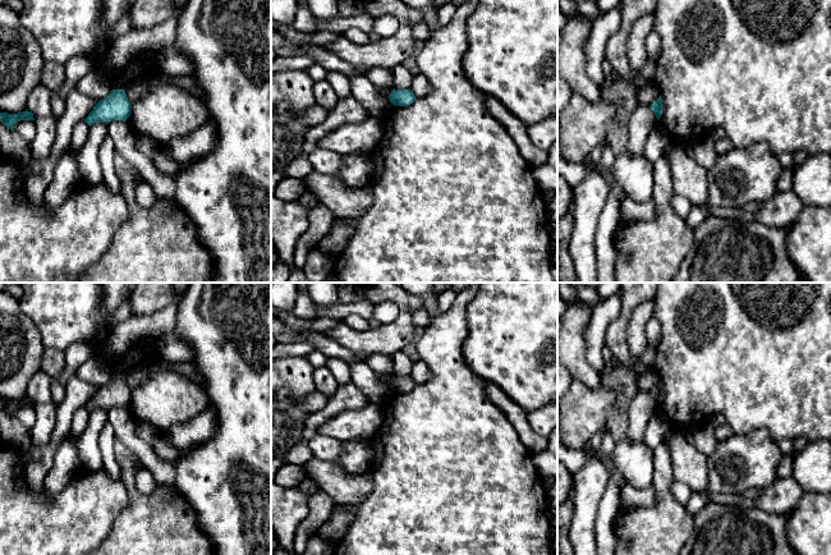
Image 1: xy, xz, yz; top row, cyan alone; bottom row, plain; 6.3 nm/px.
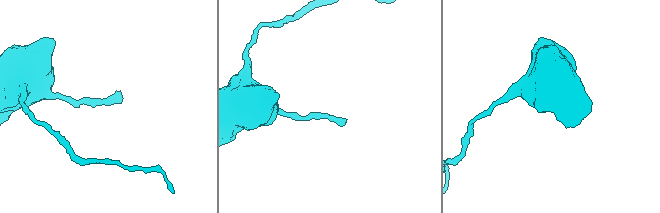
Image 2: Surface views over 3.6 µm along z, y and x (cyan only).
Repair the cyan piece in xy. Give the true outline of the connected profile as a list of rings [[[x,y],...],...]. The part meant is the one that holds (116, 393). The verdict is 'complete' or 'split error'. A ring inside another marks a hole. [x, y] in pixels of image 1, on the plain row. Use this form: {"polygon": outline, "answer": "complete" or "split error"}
{"polygon": [[[113,376],[111,380],[100,386],[89,402],[84,405],[89,413],[95,409],[110,409],[111,407],[125,408],[130,403],[132,390],[124,376]]], "answer": "complete"}

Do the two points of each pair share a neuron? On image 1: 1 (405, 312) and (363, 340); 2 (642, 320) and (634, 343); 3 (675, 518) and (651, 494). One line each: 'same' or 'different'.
1: same
2: same
3: different

